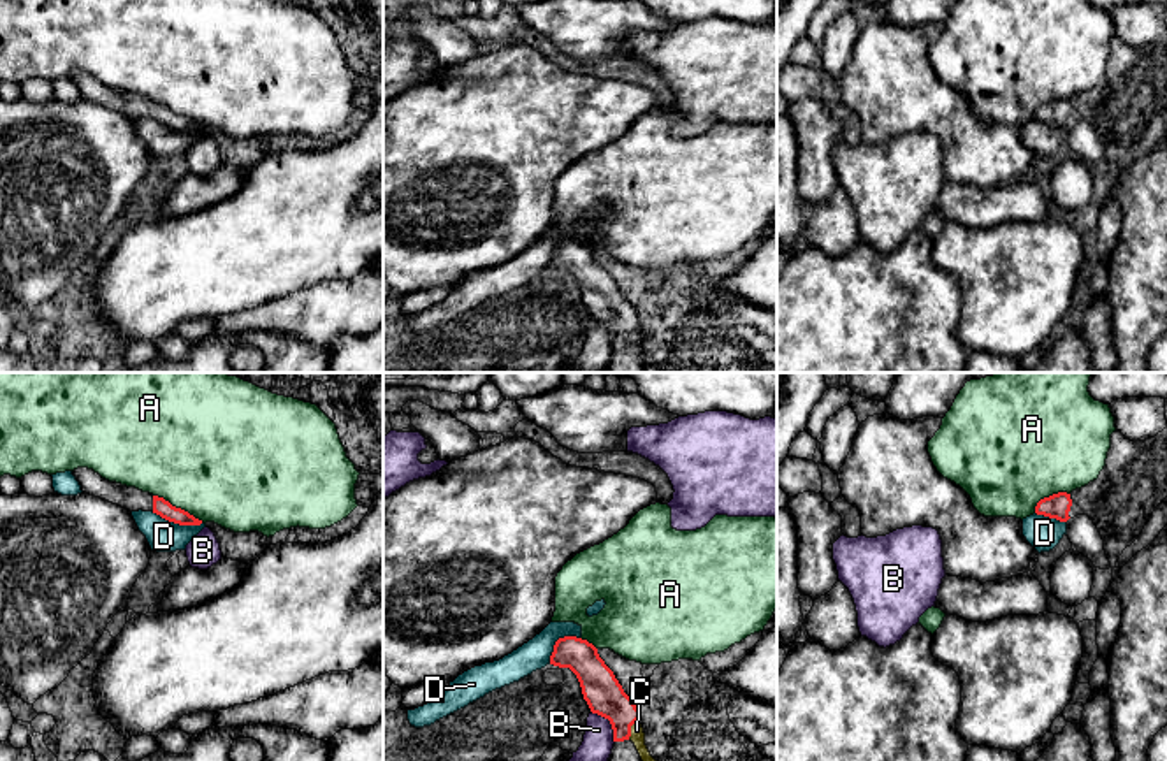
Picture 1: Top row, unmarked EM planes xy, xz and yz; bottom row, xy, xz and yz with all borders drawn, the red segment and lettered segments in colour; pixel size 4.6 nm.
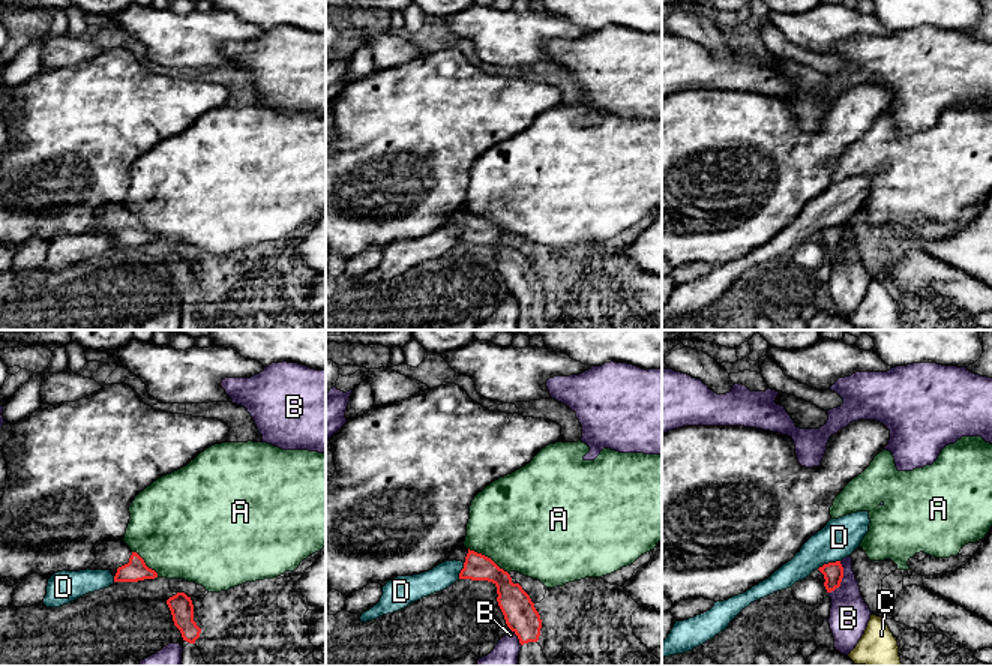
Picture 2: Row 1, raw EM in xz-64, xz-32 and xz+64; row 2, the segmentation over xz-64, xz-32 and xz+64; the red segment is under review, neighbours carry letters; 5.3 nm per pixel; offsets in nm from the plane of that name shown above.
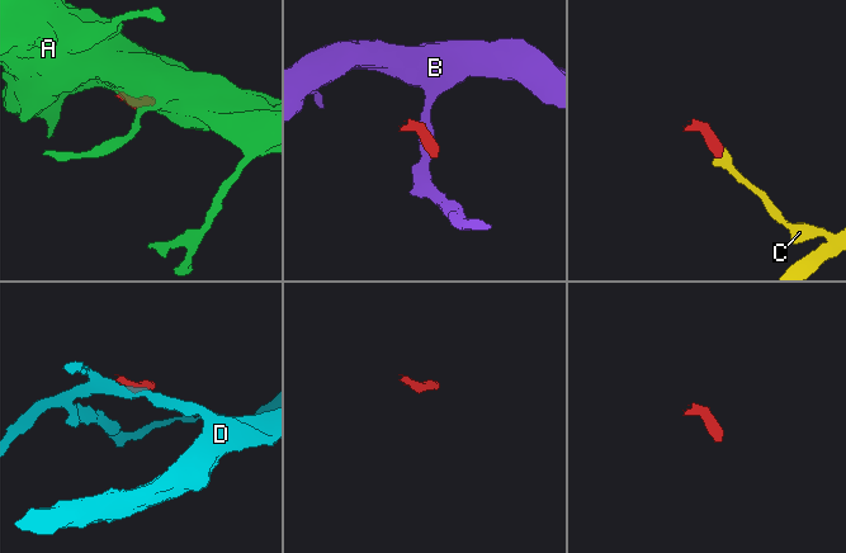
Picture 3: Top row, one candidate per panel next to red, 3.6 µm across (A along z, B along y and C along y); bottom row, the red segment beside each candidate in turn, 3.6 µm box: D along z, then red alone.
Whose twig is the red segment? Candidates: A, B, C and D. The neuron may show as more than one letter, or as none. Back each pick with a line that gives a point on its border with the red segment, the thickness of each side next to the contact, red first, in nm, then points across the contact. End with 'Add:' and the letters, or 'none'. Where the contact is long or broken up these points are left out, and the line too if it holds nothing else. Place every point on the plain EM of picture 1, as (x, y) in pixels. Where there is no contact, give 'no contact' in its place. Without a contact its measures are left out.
Add: none

